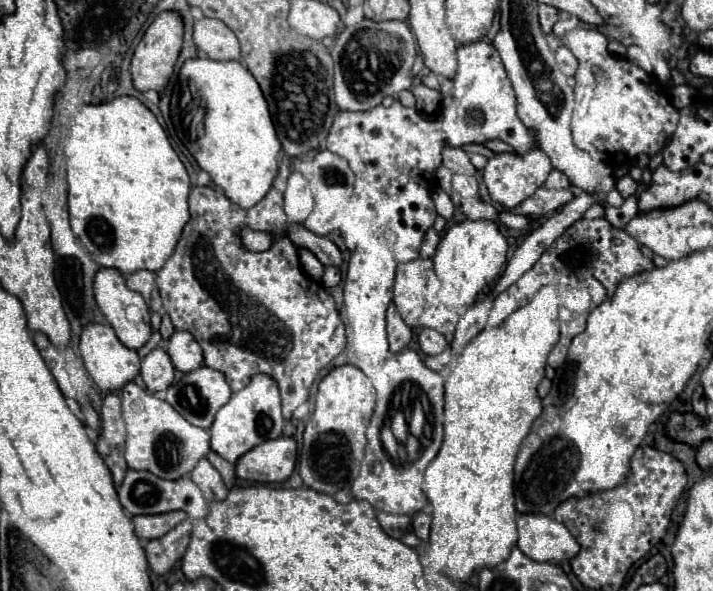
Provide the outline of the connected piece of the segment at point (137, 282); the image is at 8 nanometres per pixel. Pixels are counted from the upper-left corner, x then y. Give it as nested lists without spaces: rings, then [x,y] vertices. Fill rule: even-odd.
[[[138,270],[138,272],[126,276],[126,284],[128,284],[130,290],[140,292],[142,298],[148,302],[150,300],[150,292],[154,288],[154,278],[156,278],[154,272],[150,272],[150,270]]]

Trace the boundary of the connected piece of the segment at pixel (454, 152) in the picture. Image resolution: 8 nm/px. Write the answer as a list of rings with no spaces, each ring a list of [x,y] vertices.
[[[446,146],[442,152],[442,158],[444,158],[444,166],[450,168],[454,174],[470,174],[470,176],[476,174],[476,168],[472,166],[468,154],[462,148]]]

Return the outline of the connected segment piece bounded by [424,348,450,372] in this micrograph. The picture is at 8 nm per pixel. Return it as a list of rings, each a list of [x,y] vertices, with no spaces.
[[[446,348],[446,350],[444,350],[442,354],[438,354],[438,356],[426,356],[426,358],[424,358],[424,364],[426,364],[428,368],[436,370],[436,372],[440,372],[448,362],[450,362],[450,348]]]

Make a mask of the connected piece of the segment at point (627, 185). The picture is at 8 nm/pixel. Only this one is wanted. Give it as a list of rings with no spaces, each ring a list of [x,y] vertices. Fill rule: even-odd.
[[[626,174],[626,176],[622,176],[622,178],[618,178],[618,184],[616,184],[616,190],[624,196],[624,198],[628,198],[628,196],[632,196],[632,194],[636,194],[636,182],[632,180],[632,176],[630,174]]]

